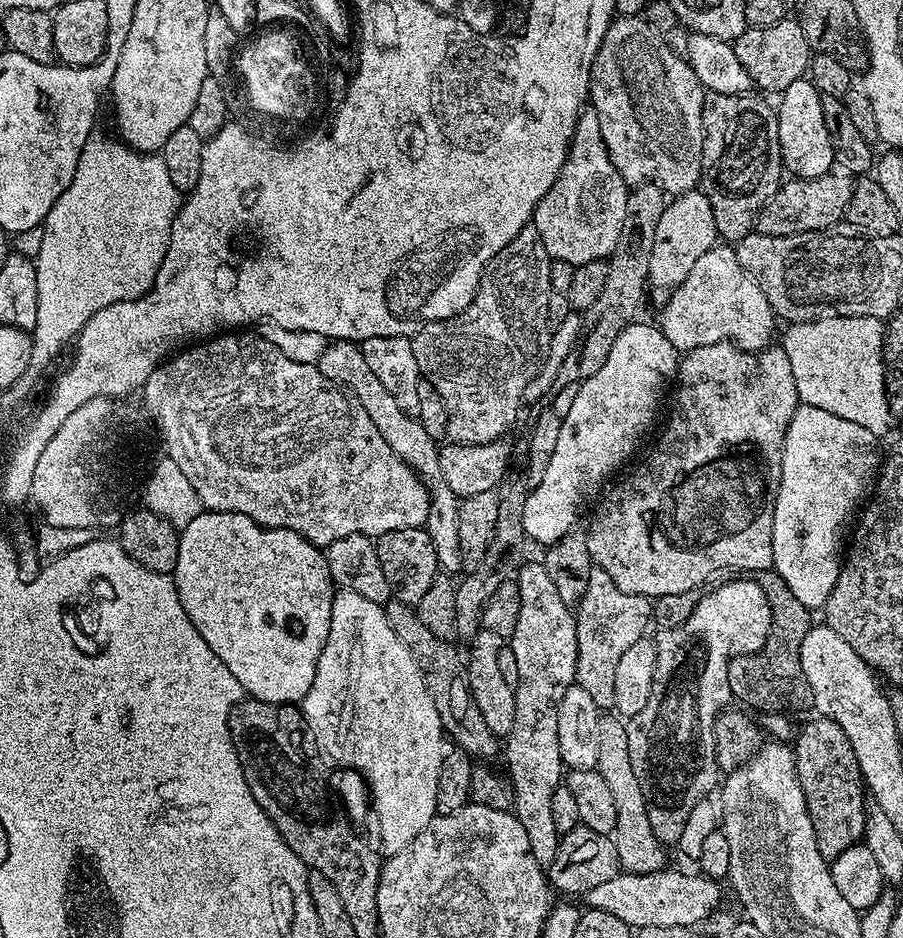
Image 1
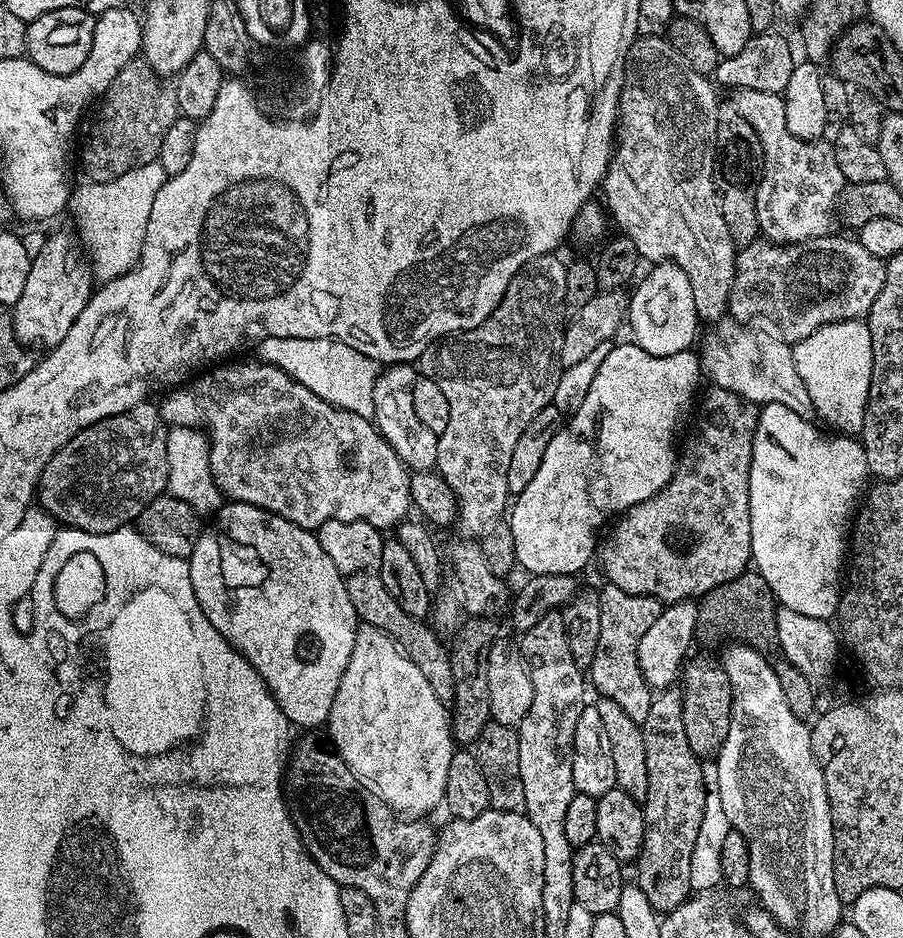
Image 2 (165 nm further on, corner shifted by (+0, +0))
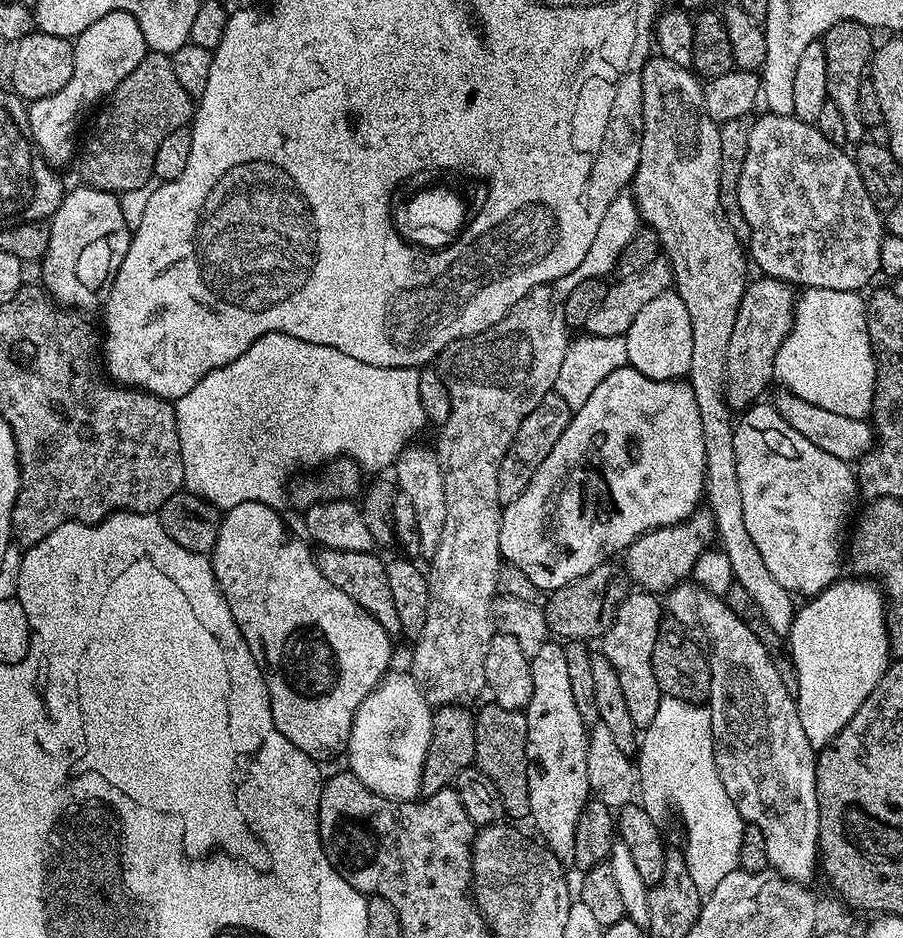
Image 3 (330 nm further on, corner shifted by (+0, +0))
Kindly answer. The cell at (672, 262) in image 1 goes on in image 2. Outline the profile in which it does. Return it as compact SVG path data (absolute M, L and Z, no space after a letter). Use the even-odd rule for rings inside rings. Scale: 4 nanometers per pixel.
M656 262L649 268L652 269L644 277L643 275L639 277L640 285L638 280L630 292L626 324L629 329L632 327L631 339L639 348L646 350L646 354L669 356L687 352L696 340L696 324L698 325L698 317L694 310L694 290L690 290L690 278L686 278L686 272L671 262Z

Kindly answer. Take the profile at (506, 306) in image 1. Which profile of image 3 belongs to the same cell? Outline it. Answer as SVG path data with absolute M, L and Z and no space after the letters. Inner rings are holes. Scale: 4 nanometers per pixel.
M551 287L535 288L526 294L526 298L518 298L514 306L502 318L502 322L494 322L490 330L482 330L473 336L467 336L461 340L456 340L452 344L446 345L439 356L434 361L434 367L440 373L442 382L446 382L446 390L450 390L450 418L439 425L438 432L440 437L434 443L434 451L440 457L440 469L444 475L444 485L446 486L446 523L442 526L442 538L438 538L438 546L434 554L430 557L430 563L427 565L426 575L428 577L428 589L430 590L430 606L426 610L426 626L422 626L422 634L414 642L416 648L412 652L412 668L410 675L416 679L416 684L420 688L420 693L426 698L426 702L433 706L441 704L462 704L467 705L468 700L472 700L481 691L485 691L486 685L486 650L490 650L490 638L494 635L492 626L492 601L497 595L496 579L498 570L502 563L500 555L500 514L502 505L498 498L498 466L502 466L502 458L506 458L506 450L510 450L510 442L514 442L514 434L518 434L518 426L522 426L522 418L546 398L548 392L556 387L558 372L562 367L562 360L566 356L567 348L570 343L570 329L567 322L564 321L564 309L558 303Z

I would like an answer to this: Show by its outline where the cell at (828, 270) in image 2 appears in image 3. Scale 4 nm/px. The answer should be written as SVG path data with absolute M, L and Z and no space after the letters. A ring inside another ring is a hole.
M761 275L760 280L753 279L744 289L744 297L738 310L738 318L734 322L734 334L730 334L730 350L726 350L726 386L724 395L728 397L728 407L733 410L747 410L761 399L760 396L768 388L768 380L774 372L774 361L782 342L792 329L792 317L797 311L798 299L793 285L783 280L775 280L773 276Z

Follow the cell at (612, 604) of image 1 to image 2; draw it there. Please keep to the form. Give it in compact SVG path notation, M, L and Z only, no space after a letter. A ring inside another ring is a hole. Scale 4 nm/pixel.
M605 583L603 587L598 592L602 631L598 633L598 650L594 650L590 684L600 691L603 699L622 706L632 721L643 726L646 714L650 714L654 690L646 678L642 678L642 670L638 666L638 642L642 642L642 634L654 626L654 618L658 618L662 604L653 596L630 594L626 590L618 590L618 586L613 584Z

